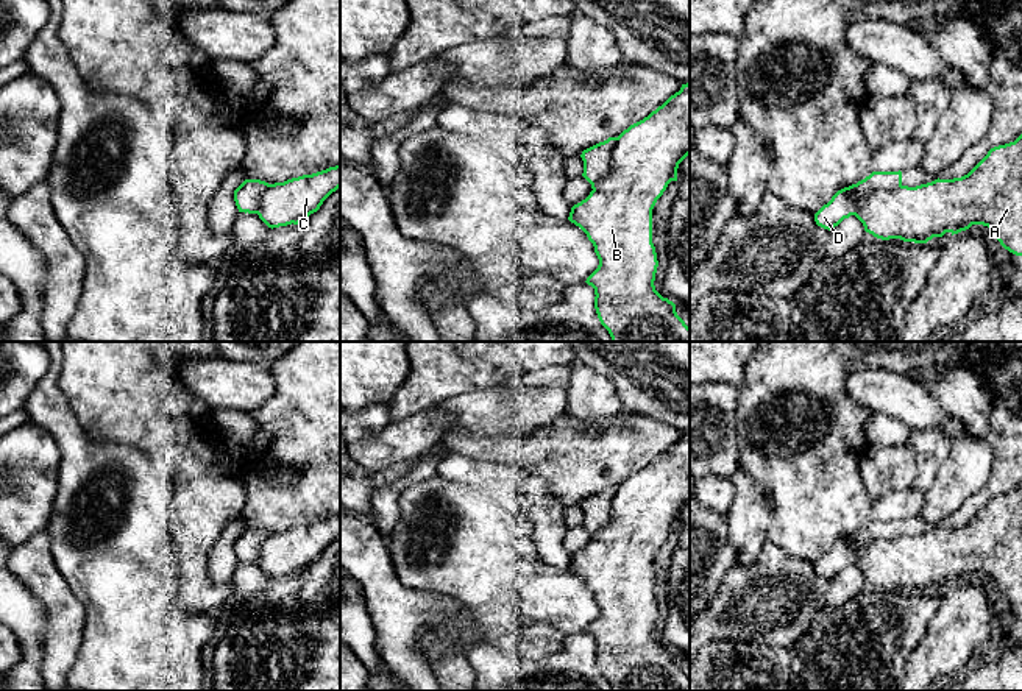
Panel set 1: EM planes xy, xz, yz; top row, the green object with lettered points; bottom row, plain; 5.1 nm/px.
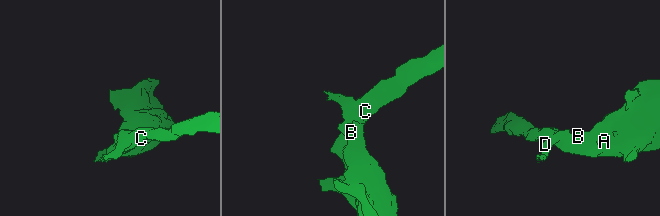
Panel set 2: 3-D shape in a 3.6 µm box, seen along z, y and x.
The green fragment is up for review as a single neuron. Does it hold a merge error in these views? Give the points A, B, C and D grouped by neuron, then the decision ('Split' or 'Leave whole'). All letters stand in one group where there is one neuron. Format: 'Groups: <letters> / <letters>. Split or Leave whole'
Groups: A B C / D. Split

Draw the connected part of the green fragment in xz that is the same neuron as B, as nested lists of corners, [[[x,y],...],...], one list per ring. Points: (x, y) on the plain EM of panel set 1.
[[[690,432],[682,434],[662,455],[616,487],[612,519],[585,549],[571,557],[568,569],[587,583],[599,608],[598,618],[585,632],[594,638],[594,658],[612,691],[690,691],[690,677],[677,664],[676,654],[655,640],[658,610],[652,593],[652,558],[668,533],[677,530],[679,513],[688,504]]]

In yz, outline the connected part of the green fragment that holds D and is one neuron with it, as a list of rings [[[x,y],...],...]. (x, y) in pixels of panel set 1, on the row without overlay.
[[[872,521],[864,529],[838,540],[832,549],[824,554],[816,563],[814,571],[818,576],[832,580],[844,568],[855,563],[857,543],[869,543],[875,540],[888,540],[902,535],[902,521]]]

